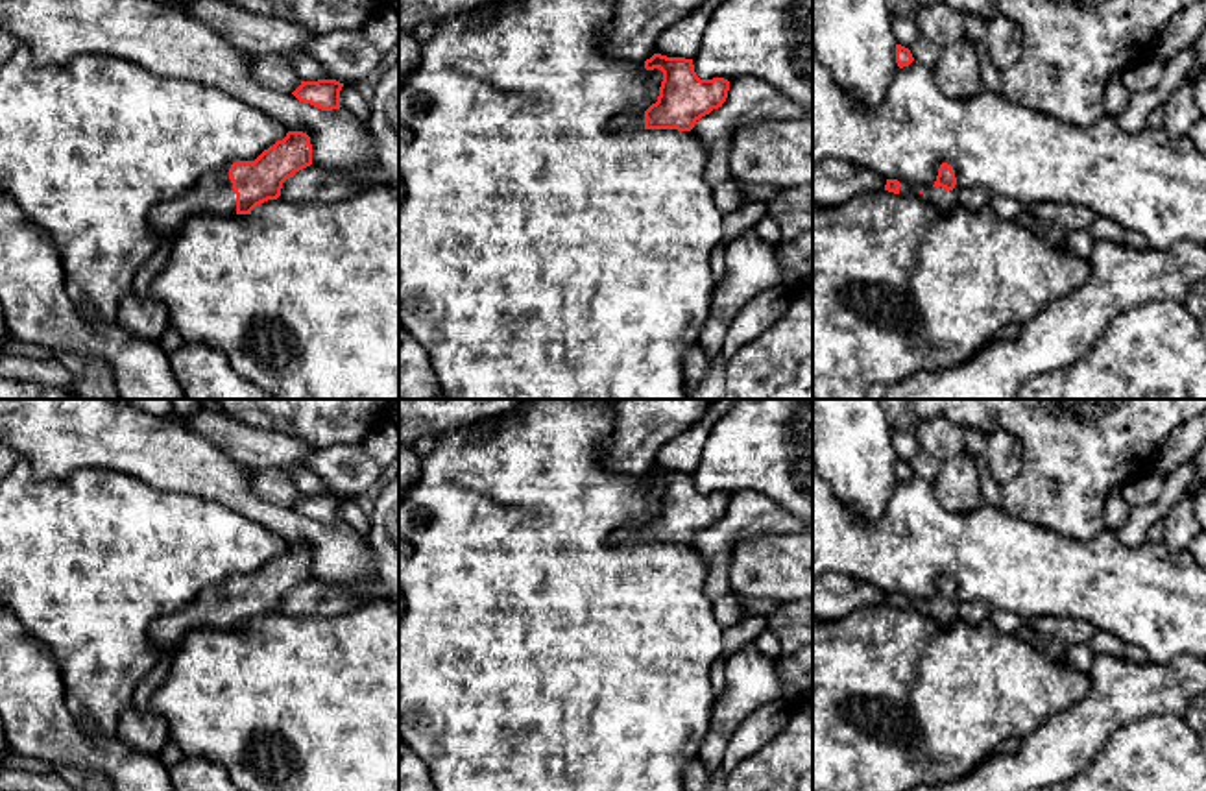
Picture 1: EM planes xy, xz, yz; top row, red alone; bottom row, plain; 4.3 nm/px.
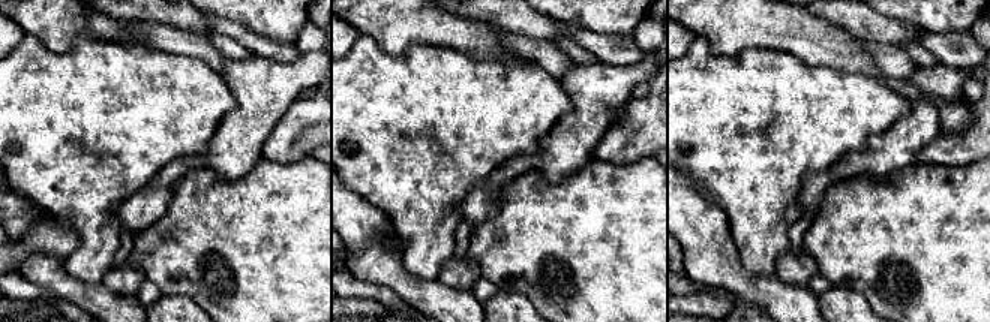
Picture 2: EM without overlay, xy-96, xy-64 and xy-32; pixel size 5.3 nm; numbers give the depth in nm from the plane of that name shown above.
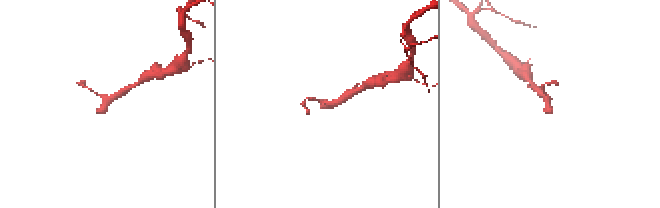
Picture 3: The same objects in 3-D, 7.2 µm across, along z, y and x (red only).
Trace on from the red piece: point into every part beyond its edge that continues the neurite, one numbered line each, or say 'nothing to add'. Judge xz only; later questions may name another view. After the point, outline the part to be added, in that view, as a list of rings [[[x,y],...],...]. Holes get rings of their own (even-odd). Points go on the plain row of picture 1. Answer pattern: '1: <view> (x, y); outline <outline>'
1: xz (632, 535); outline [[[645,525],[615,530],[609,542],[615,545],[645,543]]]

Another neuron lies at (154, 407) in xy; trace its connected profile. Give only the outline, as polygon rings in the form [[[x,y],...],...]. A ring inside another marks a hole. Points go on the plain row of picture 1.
[[[129,399],[129,403],[155,418],[170,418],[174,414],[172,399]]]

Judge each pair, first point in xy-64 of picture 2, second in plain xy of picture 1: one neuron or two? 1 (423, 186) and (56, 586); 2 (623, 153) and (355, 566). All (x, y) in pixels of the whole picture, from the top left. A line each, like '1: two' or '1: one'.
1: one
2: two

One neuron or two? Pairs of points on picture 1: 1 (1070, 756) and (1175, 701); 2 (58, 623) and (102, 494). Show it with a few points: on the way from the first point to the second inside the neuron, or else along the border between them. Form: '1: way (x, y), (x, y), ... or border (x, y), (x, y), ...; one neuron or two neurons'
1: way (1094, 730), (1123, 701), (1149, 701); one neuron
2: way (89, 592), (89, 566), (102, 551), (102, 525); one neuron

